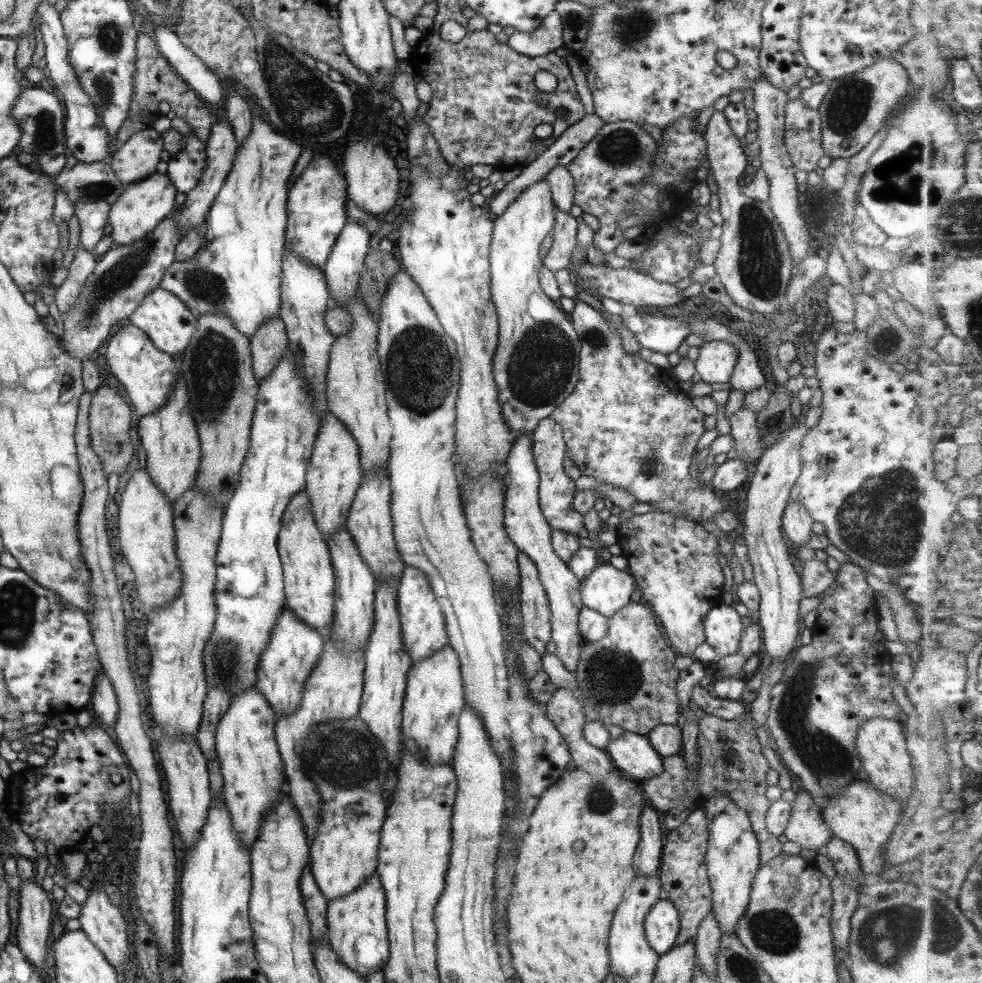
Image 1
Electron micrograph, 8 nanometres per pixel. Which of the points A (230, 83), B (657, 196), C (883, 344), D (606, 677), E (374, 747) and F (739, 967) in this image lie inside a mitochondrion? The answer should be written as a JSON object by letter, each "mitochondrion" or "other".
{"A":"other","B":"other","C":"mitochondrion","D":"mitochondrion","E":"other","F":"mitochondrion"}

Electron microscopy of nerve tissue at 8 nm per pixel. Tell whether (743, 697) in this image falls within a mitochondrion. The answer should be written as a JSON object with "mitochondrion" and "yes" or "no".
{"mitochondrion":"no"}

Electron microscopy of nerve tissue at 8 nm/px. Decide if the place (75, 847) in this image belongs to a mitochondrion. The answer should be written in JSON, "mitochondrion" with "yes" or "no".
{"mitochondrion":"no"}

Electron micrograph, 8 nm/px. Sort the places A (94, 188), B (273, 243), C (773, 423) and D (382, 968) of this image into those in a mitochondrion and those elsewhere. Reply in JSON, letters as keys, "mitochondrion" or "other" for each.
{"A":"mitochondrion","B":"other","C":"mitochondrion","D":"other"}

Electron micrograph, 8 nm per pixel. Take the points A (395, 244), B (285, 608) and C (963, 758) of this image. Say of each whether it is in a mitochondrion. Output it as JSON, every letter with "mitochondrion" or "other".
{"A":"other","B":"other","C":"other"}

